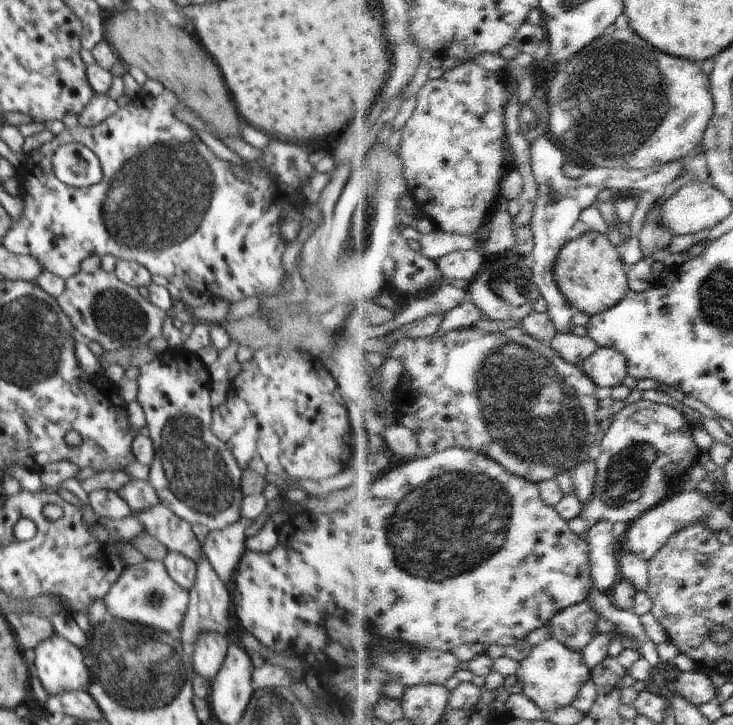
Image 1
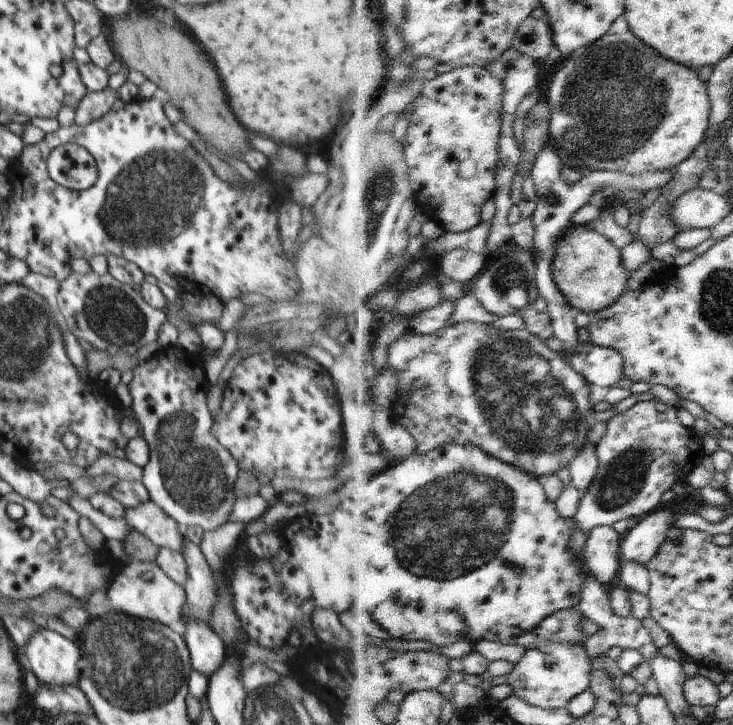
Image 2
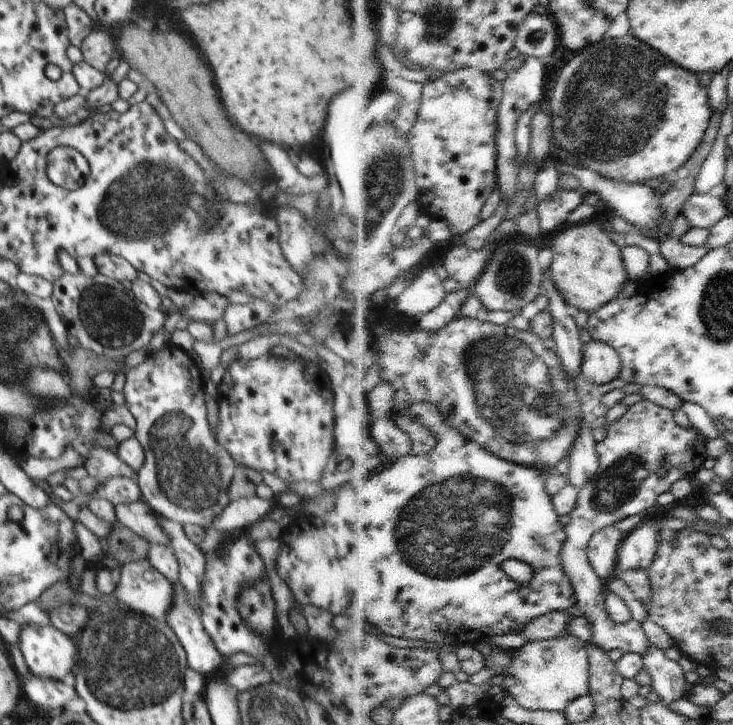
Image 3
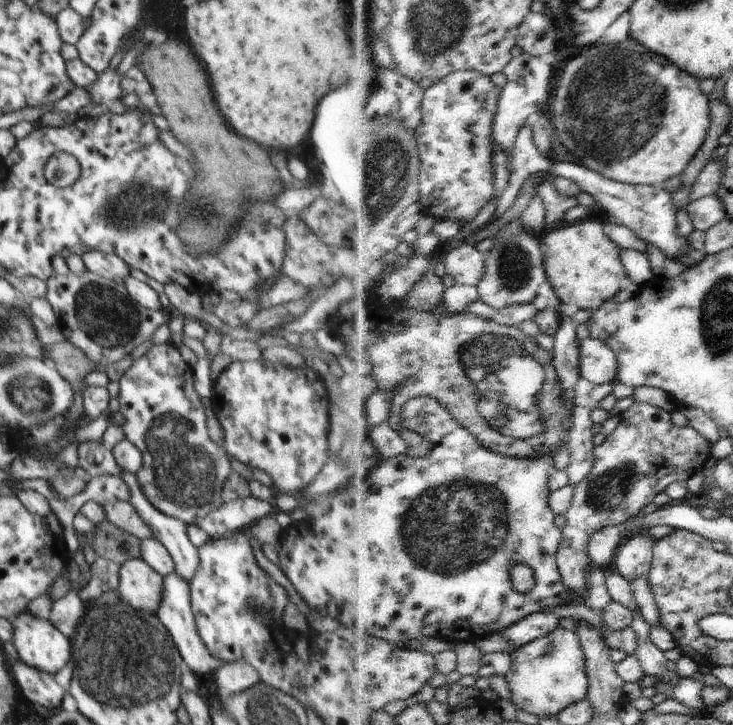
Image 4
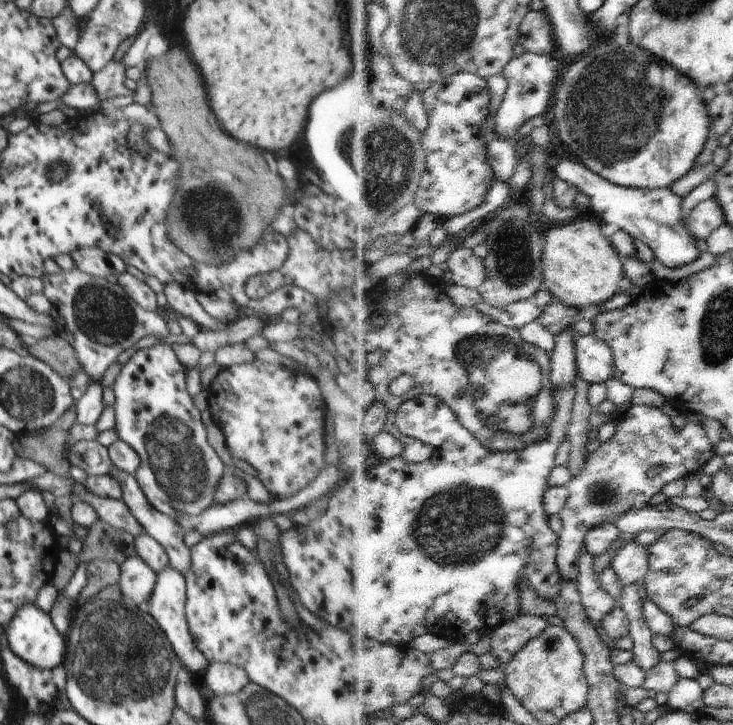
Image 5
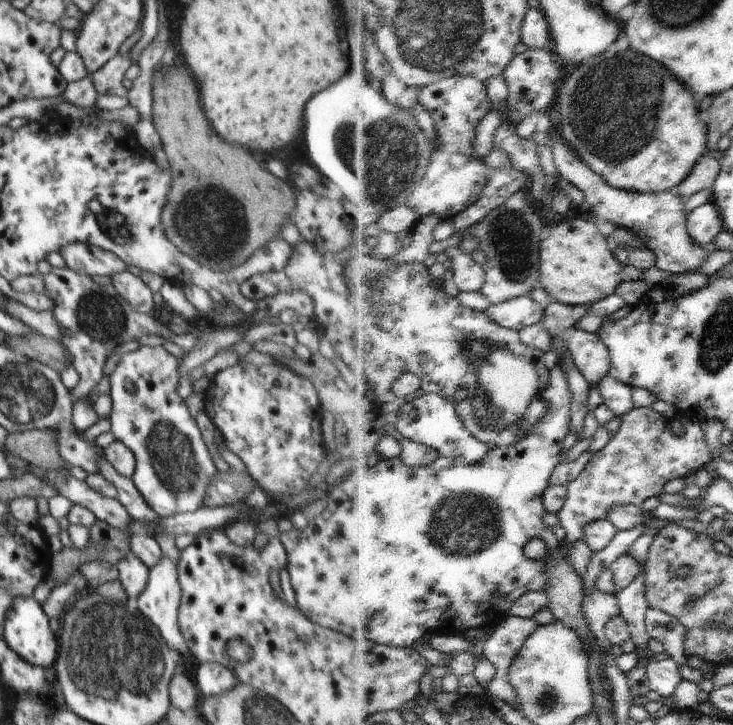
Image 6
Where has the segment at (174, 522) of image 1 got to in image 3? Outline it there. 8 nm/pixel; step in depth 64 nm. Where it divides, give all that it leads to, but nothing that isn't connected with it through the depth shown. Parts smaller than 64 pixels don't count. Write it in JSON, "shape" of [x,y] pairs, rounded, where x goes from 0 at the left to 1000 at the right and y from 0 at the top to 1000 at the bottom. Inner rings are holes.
{"shape":[[[196,691],[179,695],[156,697],[158,719],[166,727],[176,730],[183,738],[196,742],[205,749],[228,752],[228,741],[214,723],[213,710]]]}

